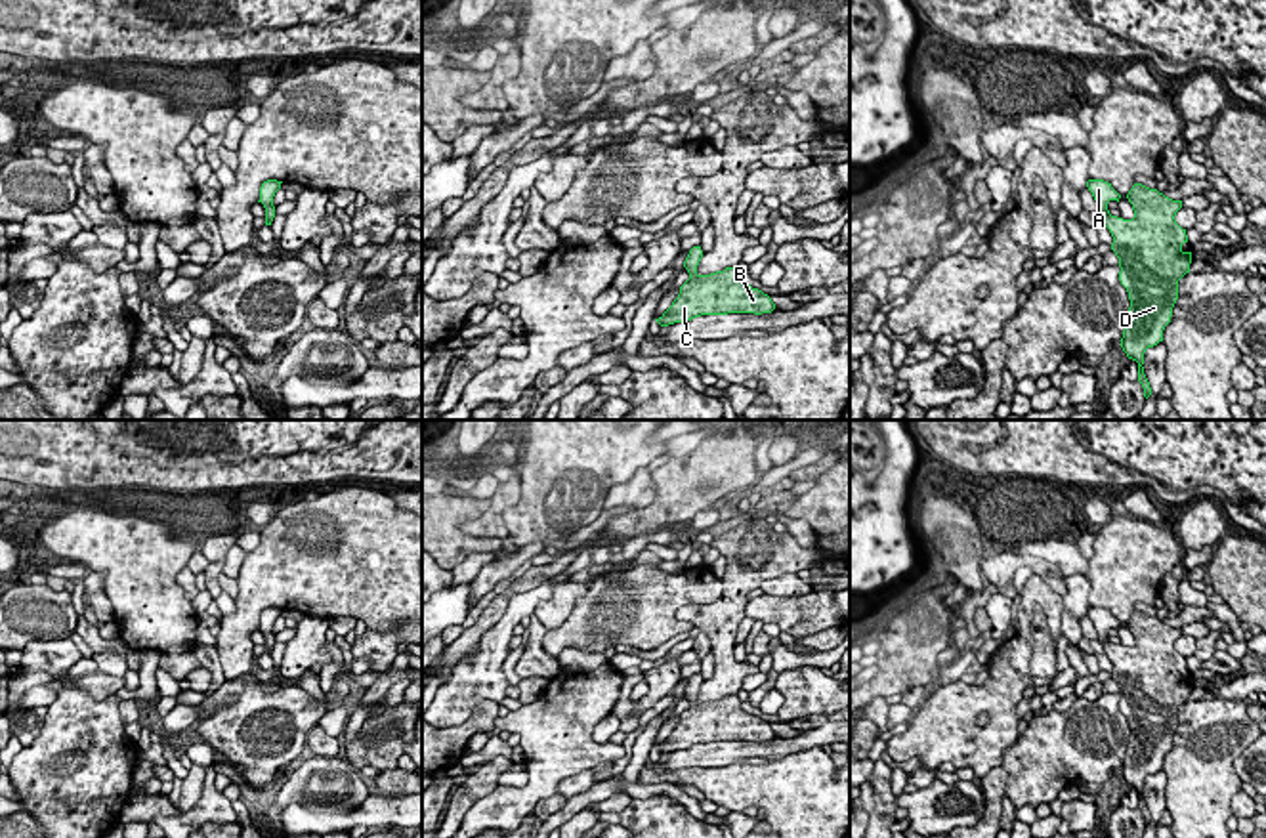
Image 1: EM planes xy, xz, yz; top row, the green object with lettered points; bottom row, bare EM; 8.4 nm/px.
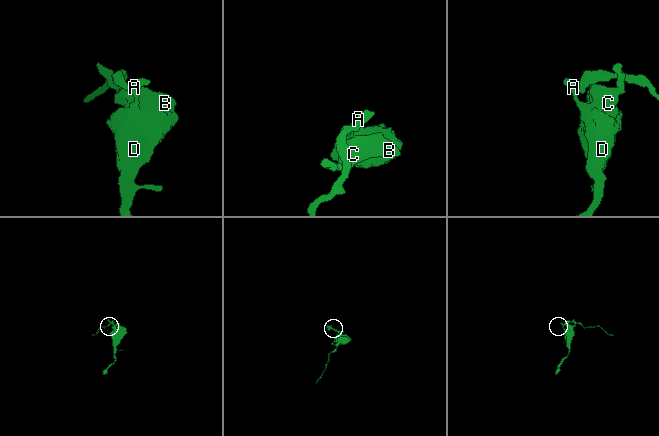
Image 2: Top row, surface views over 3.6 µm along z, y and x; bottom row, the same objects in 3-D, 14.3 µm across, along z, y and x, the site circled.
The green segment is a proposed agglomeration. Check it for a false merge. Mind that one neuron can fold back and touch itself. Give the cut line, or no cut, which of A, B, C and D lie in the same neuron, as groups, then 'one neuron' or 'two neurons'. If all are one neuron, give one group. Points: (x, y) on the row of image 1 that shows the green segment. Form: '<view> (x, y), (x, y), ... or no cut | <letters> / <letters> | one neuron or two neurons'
no cut | A B C D | one neuron

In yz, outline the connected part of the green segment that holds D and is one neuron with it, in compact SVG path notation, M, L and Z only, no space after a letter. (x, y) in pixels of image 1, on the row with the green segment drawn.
M1088 179L1087 187L1113 237L1111 250L1121 267L1119 281L1130 300L1121 347L1129 359L1138 363L1138 382L1148 399L1151 388L1142 367L1144 353L1163 342L1163 330L1171 323L1178 300L1178 281L1190 273L1192 263L1192 252L1182 250L1182 244L1188 242L1186 229L1174 220L1182 200L1134 183L1127 195L1134 218L1123 220L1108 210L1109 200L1119 202L1121 199L1111 183Z

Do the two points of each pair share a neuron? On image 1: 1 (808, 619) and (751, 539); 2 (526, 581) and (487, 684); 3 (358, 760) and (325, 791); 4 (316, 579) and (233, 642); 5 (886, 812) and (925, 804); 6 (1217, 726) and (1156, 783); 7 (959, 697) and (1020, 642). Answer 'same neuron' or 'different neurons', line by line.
1: different neurons
2: different neurons
3: different neurons
4: same neuron
5: different neurons
6: different neurons
7: same neuron

